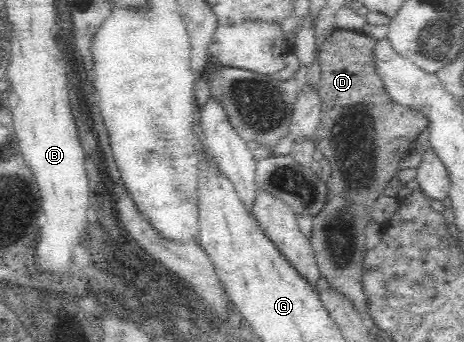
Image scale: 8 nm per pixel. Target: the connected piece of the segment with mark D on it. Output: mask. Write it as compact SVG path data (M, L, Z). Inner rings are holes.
M348 29L335 30L321 44L317 58L320 65L319 96L323 100L323 111L319 125L312 133L316 149L324 155L332 171L329 177L329 201L323 211L312 219L310 242L320 275L351 298L368 326L371 326L372 319L366 313L366 299L360 279L362 261L366 252L365 228L371 219L370 209L397 173L399 162L412 149L413 141L429 126L427 112L399 104L387 92L387 86L379 76L378 65L375 64L377 45L378 40L375 37L360 30Z

